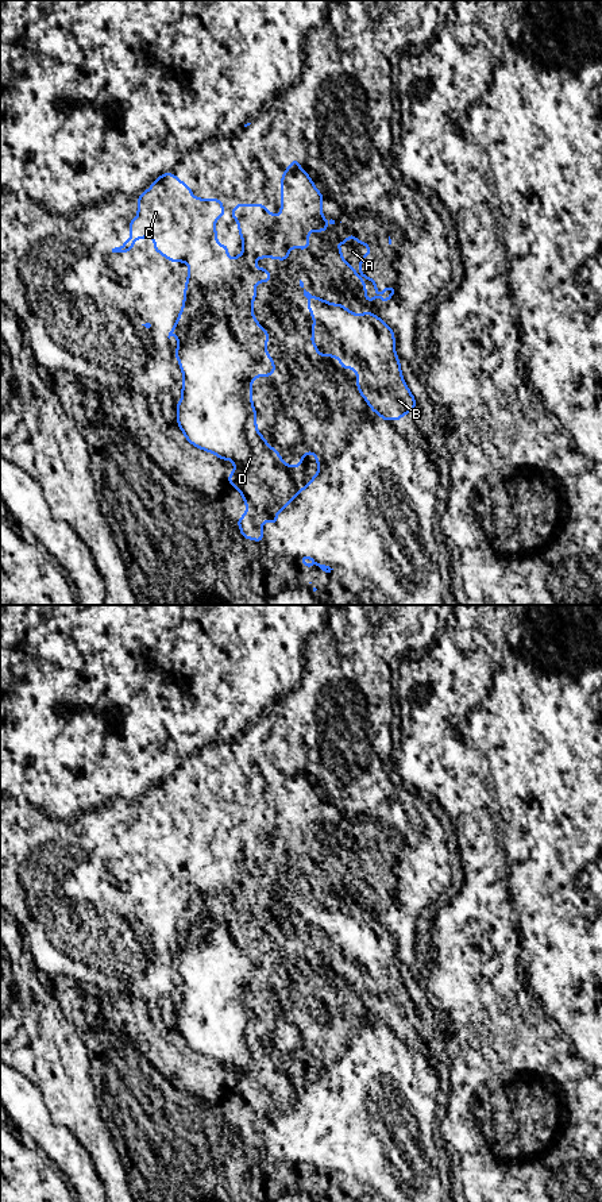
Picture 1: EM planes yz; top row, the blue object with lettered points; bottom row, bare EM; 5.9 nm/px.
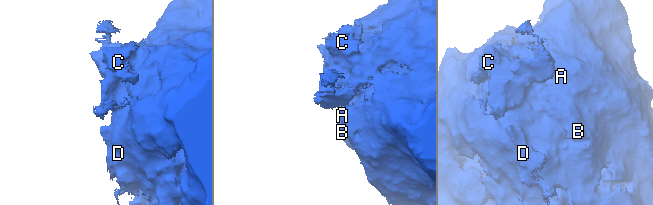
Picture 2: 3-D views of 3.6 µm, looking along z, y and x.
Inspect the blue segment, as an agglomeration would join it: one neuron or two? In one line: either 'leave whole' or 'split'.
split

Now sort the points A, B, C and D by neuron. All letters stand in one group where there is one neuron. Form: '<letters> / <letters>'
A B D / C

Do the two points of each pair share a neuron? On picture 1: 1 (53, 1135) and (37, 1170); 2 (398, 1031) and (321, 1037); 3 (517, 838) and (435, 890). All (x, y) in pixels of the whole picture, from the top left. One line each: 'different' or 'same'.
1: different
2: same
3: different

